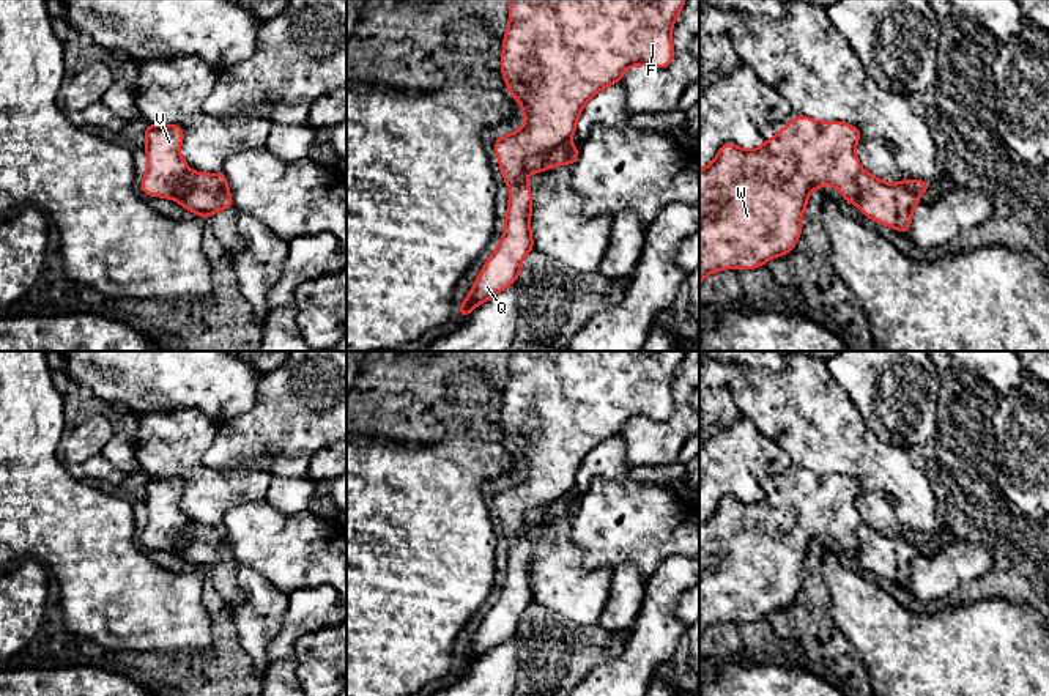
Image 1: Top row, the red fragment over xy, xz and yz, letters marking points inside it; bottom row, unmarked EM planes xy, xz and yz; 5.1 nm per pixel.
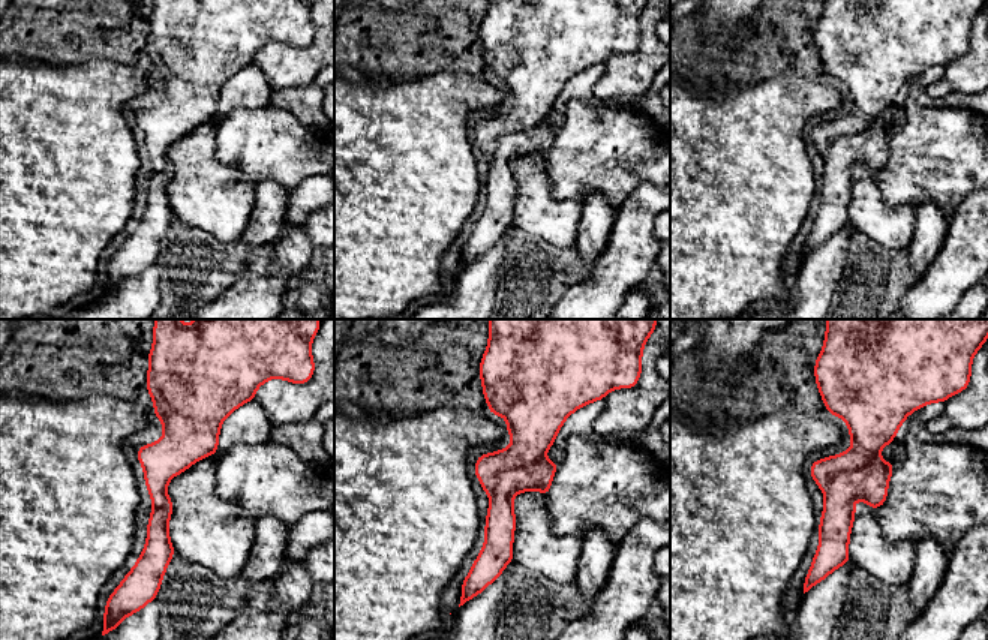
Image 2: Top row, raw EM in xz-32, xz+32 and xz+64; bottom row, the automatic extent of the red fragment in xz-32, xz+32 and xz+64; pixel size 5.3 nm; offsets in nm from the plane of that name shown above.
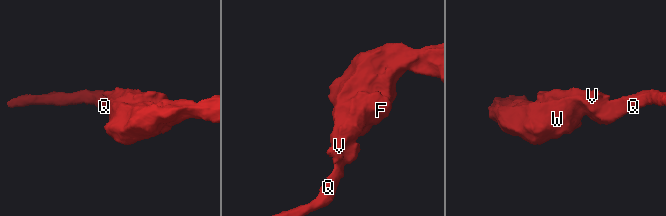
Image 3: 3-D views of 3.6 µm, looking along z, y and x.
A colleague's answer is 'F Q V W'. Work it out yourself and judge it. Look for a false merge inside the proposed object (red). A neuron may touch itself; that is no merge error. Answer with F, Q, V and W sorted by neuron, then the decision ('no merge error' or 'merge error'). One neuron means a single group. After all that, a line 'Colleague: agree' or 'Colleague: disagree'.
F V W / Q; merge error
Colleague: disagree

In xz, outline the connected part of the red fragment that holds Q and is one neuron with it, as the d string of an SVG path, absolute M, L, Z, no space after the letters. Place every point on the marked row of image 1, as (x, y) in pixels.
M564 143L524 162L517 189L510 192L507 200L502 238L476 277L468 298L460 302L460 320L466 318L479 304L510 287L520 277L524 257L534 249L531 235L532 194L528 178L536 172L545 172L562 162L573 167L578 153L578 146Z

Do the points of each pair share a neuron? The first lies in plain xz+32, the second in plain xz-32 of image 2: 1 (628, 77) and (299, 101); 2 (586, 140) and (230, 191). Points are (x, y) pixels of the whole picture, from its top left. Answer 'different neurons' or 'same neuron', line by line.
1: different neurons
2: different neurons

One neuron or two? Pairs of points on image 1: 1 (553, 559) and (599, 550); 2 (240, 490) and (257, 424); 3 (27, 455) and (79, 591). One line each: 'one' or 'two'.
1: two
2: two
3: one

